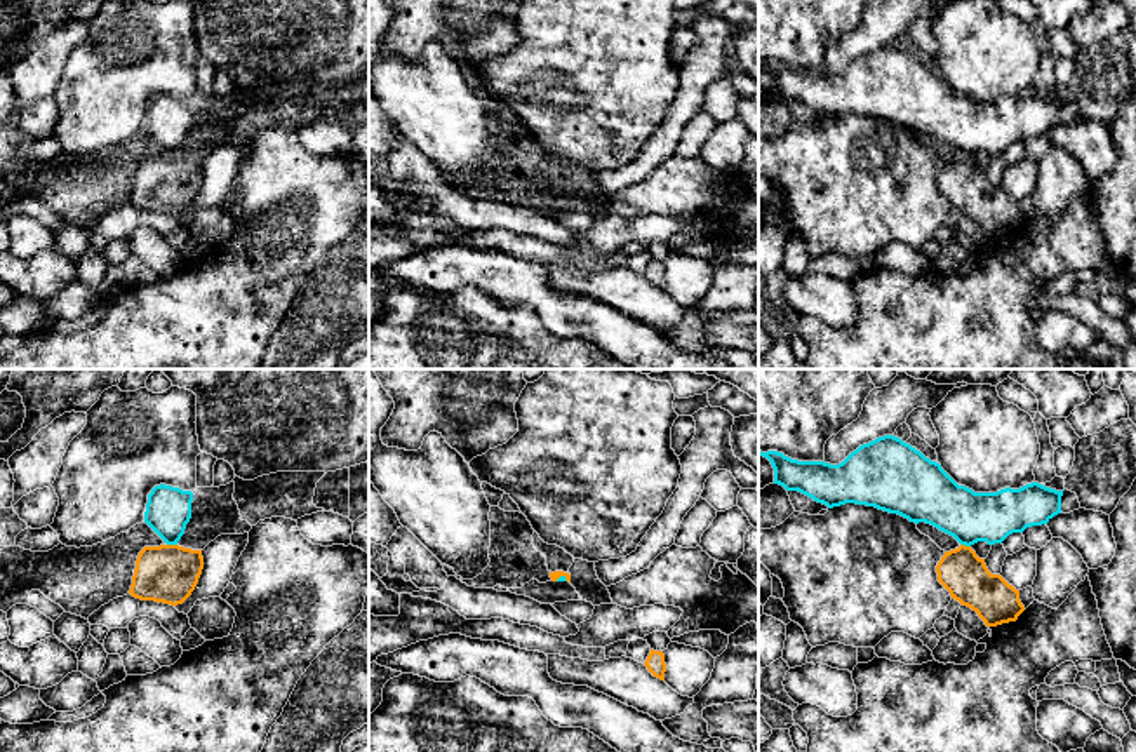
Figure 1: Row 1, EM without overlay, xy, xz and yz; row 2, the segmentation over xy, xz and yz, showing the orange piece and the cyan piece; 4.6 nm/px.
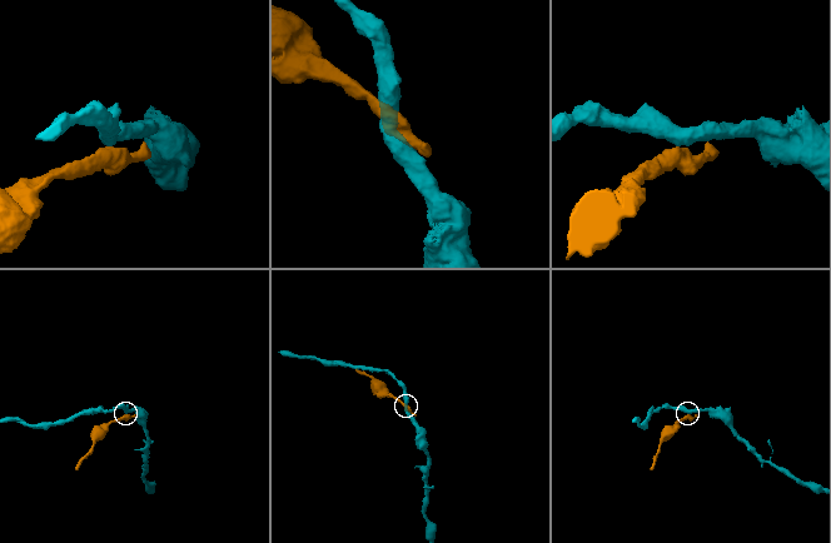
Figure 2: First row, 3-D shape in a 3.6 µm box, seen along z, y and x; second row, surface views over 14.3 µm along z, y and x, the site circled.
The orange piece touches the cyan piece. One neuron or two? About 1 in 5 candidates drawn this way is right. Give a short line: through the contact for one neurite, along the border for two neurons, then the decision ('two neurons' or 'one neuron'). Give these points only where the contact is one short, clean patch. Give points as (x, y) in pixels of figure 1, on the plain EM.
line xy (167, 154), (176, 155); two neurons

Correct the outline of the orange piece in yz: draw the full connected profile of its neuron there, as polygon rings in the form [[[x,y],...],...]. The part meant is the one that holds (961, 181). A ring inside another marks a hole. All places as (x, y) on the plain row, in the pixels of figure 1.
[[[971,157],[945,162],[936,183],[952,209],[976,221],[986,237],[1016,232],[1025,221],[1019,200],[1000,185],[992,185]]]

